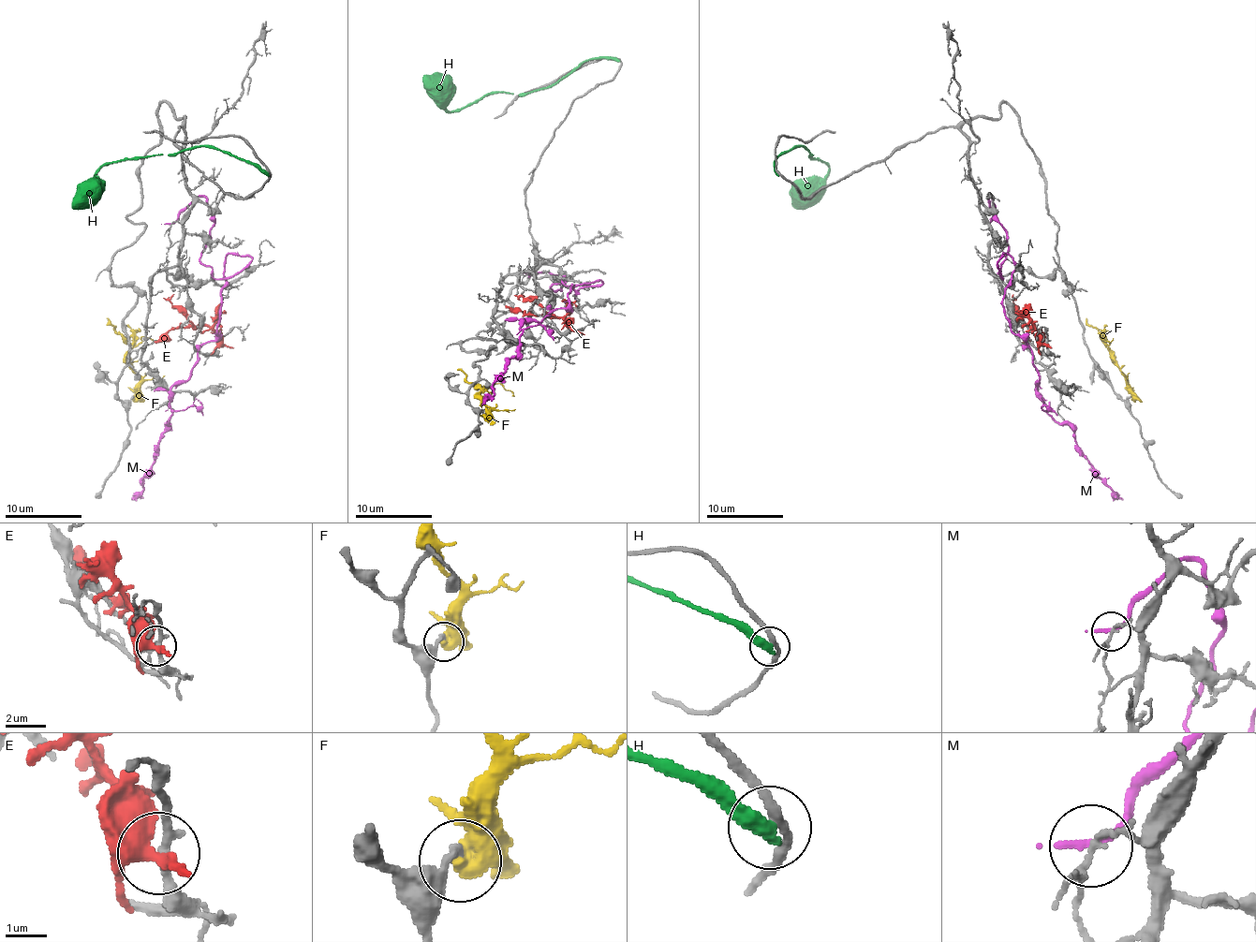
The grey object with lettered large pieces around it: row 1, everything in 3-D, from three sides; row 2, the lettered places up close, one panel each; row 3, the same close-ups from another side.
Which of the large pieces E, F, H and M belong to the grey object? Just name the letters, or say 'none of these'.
none of these

